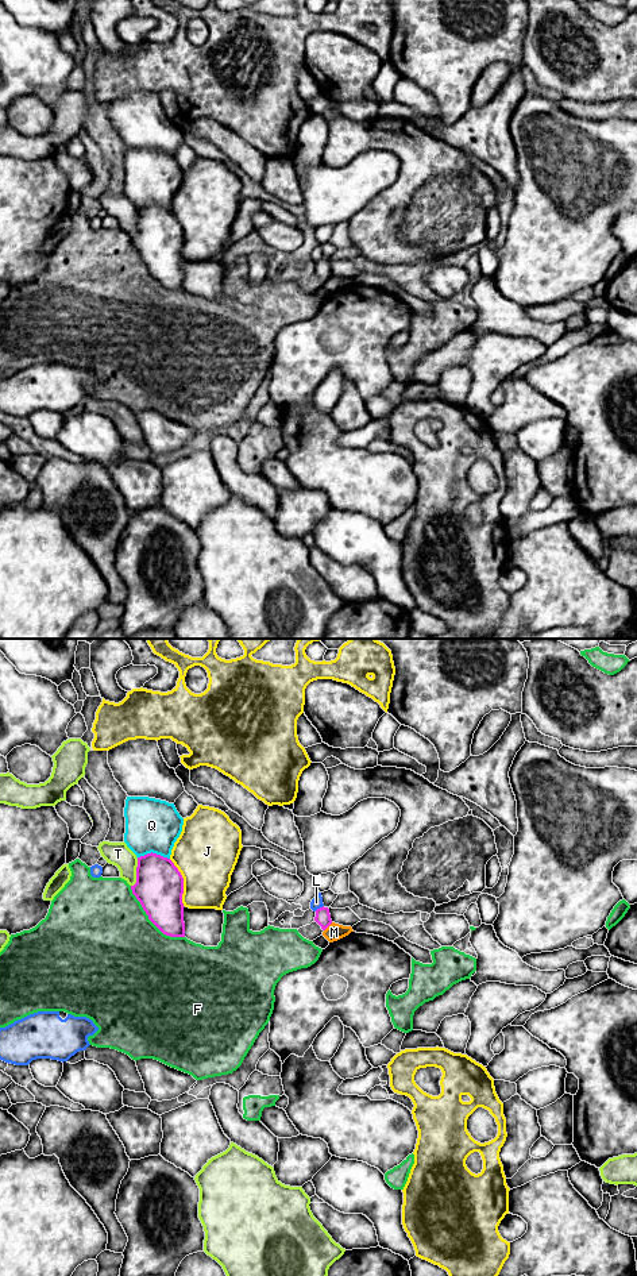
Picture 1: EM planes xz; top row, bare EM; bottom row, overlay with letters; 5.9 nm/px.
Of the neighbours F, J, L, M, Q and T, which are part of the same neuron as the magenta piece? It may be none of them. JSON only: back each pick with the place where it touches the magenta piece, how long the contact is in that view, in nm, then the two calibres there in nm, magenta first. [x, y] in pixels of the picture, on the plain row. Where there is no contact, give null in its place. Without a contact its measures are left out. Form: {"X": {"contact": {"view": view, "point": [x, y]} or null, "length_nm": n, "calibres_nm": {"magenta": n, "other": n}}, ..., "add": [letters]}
{"add": []}

